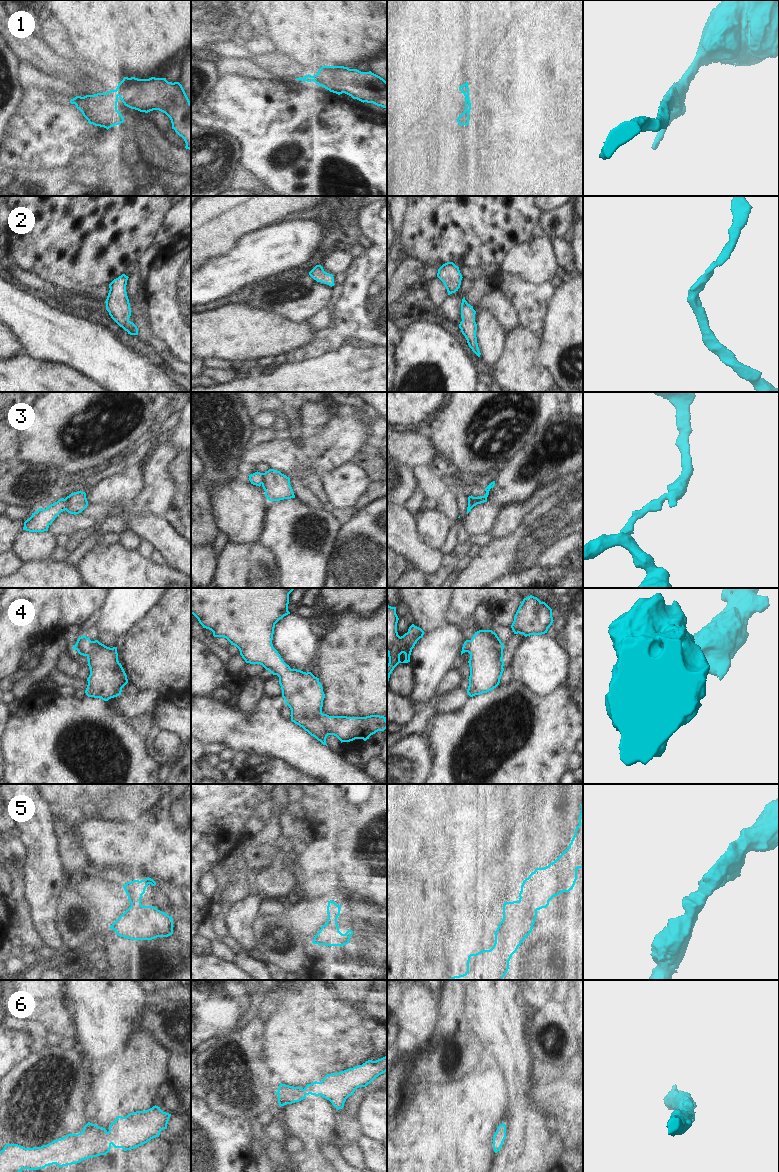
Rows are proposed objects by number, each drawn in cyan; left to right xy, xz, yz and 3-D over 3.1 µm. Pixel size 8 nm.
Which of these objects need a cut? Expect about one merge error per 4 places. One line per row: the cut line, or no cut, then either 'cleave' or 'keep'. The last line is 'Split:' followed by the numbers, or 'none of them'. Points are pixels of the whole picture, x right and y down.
1: cut none; keep
2: cut none; keep
3: cut xy (64, 499), (66, 509); cleave
4: cut none; keep
5: cut none; keep
6: cut none; keep
Split: 3

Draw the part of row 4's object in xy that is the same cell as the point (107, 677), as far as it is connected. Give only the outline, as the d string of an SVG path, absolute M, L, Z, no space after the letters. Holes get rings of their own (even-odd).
M84 635L78 638L72 649L77 650L80 655L86 656L88 659L87 665L90 669L90 675L87 678L88 685L85 690L88 697L108 701L121 695L122 688L128 683L128 679L121 663L118 661L117 647L107 647L98 640L91 641Z

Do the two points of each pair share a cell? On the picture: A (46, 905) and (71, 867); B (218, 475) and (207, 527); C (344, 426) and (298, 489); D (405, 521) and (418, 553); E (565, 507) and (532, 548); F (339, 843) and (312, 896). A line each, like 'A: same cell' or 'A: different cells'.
A: different cells
B: same cell
C: different cells
D: same cell
E: same cell
F: different cells

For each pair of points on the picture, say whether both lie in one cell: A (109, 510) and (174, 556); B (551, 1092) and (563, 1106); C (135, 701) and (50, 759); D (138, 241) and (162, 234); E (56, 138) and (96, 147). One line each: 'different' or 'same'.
A: same
B: same
C: different
D: different
E: same

